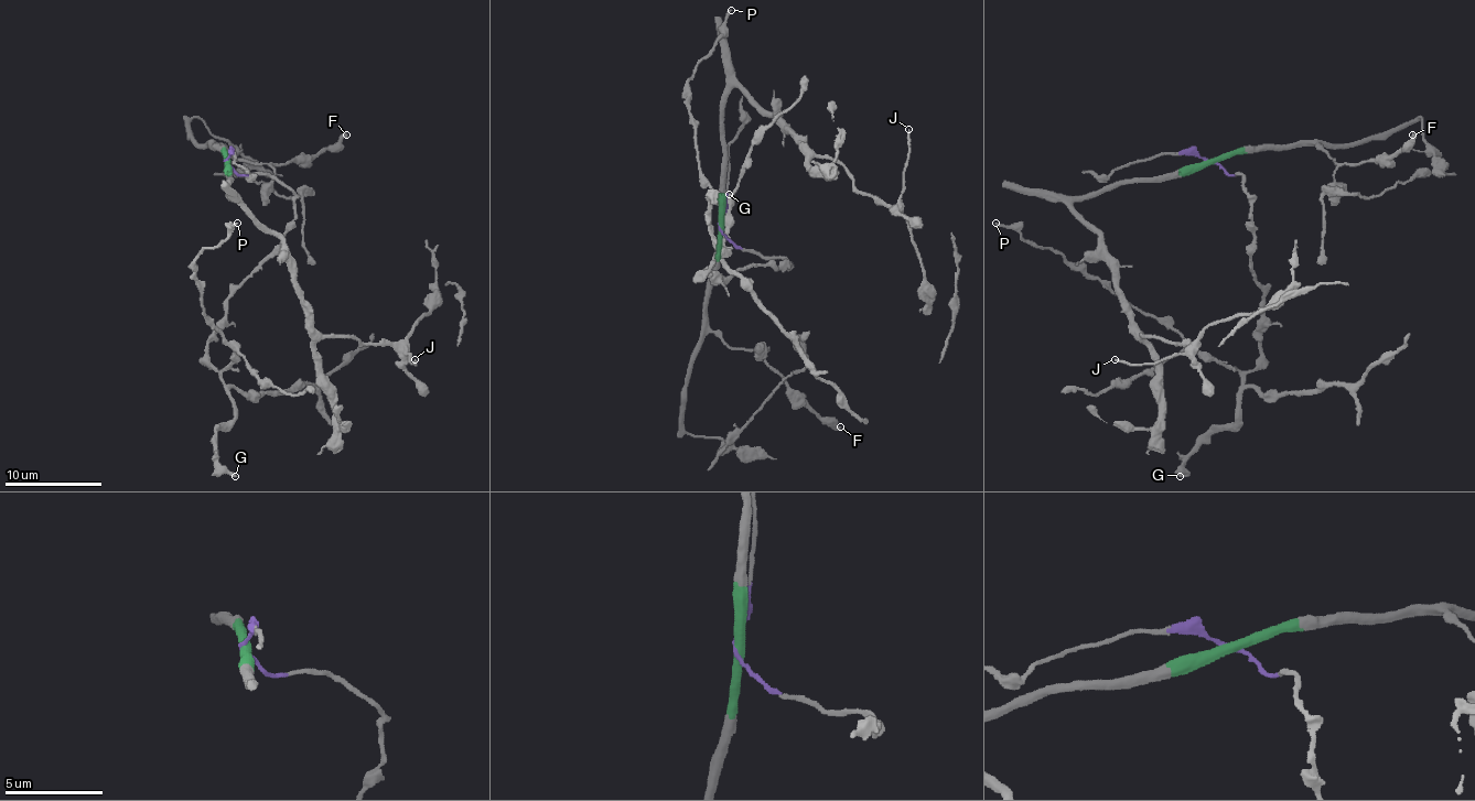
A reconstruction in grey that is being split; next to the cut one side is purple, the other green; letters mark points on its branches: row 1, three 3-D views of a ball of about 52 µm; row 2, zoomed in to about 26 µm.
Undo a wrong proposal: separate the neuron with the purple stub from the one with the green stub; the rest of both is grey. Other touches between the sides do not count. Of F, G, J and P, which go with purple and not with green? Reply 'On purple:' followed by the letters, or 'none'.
On purple: G, P

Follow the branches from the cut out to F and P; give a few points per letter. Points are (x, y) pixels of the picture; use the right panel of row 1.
F: (1212, 160), (1316, 143), (1335, 163), (1365, 163), (1391, 158), (1413, 133)
P: (1212, 160), (1244, 177), (1250, 204), (1262, 323), (1260, 363), (1248, 371), (994, 224)

